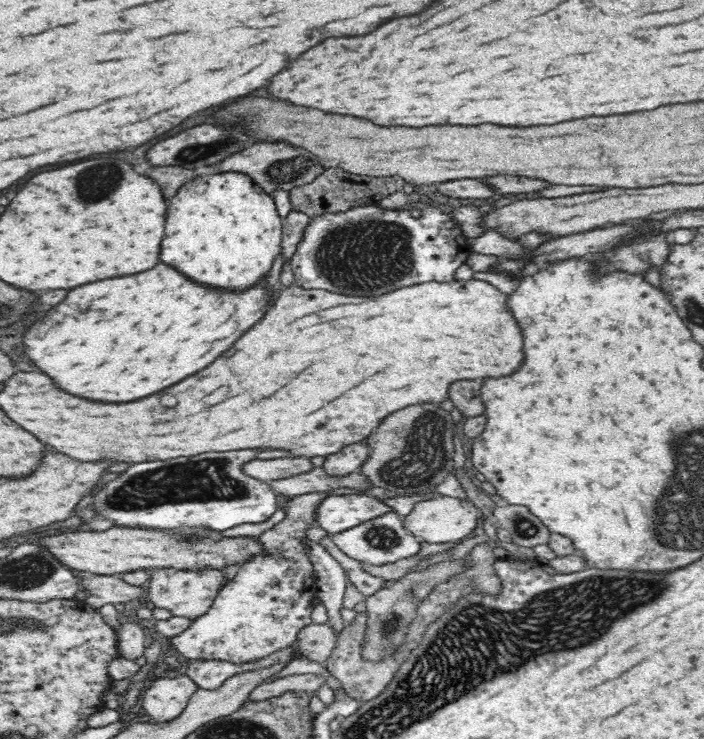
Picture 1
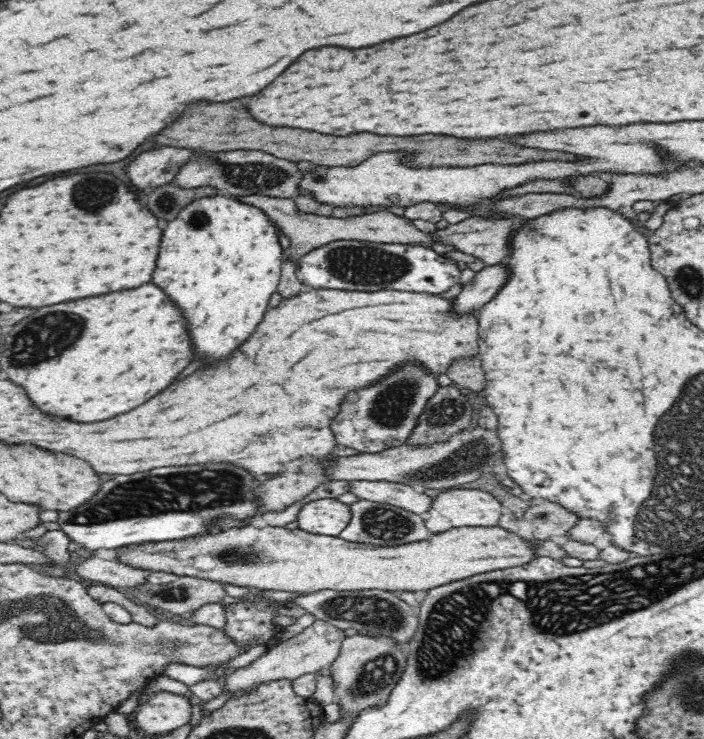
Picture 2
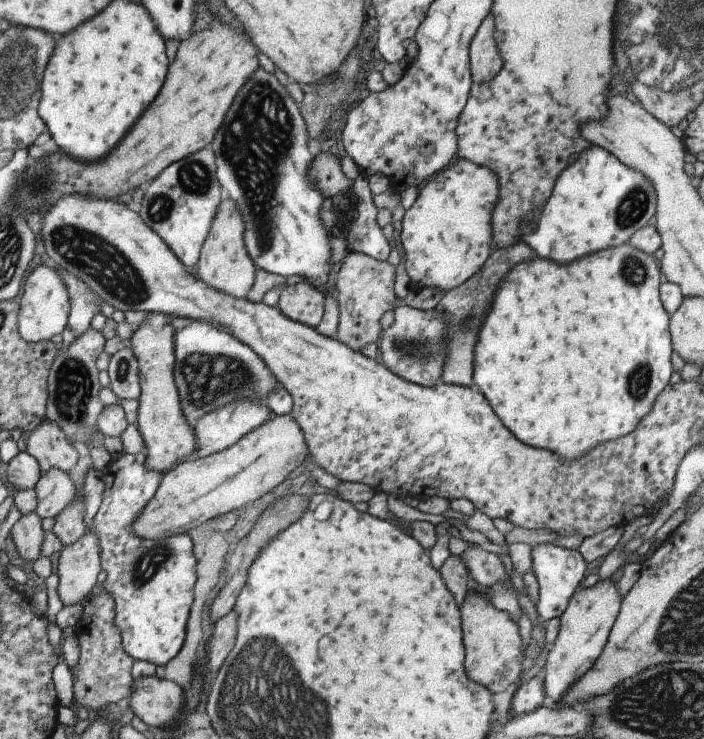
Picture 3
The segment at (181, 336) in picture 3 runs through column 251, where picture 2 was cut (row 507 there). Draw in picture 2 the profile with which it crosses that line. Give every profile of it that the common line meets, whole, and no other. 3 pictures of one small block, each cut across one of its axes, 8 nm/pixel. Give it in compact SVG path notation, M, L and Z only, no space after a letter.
M360 499L350 504L349 509L352 513L350 524L339 537L350 542L397 547L432 536L420 515L393 504Z

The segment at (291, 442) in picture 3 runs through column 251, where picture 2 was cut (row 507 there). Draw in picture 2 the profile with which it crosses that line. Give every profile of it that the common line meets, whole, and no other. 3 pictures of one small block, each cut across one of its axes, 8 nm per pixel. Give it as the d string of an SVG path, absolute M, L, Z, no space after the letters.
M454 490L438 492L436 498L432 501L430 510L421 514L427 528L434 534L446 532L452 528L466 526L484 526L490 527L498 525L498 521L504 510L500 500L484 490Z

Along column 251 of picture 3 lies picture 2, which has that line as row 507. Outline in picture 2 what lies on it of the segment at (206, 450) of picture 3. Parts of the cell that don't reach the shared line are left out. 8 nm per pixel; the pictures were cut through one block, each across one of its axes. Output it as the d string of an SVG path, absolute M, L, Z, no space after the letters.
M352 481L351 493L362 500L393 504L418 515L428 512L434 500L410 486L383 481Z

